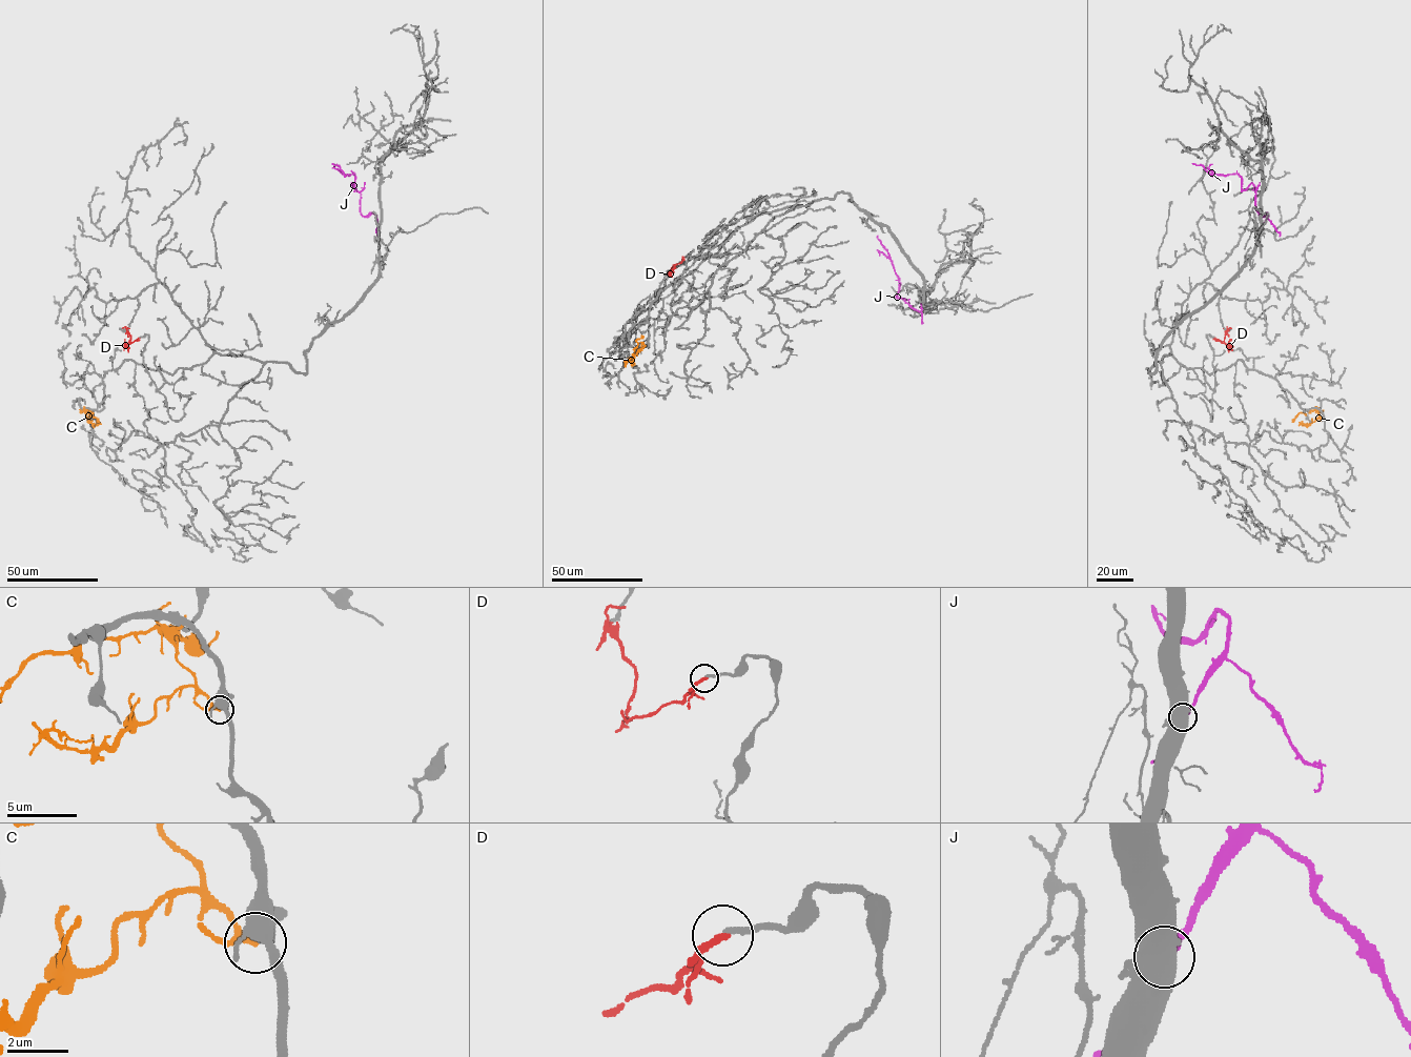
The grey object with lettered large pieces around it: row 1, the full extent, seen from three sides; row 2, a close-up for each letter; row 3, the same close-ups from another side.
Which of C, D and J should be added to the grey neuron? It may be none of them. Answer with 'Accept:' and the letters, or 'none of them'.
Accept: J

